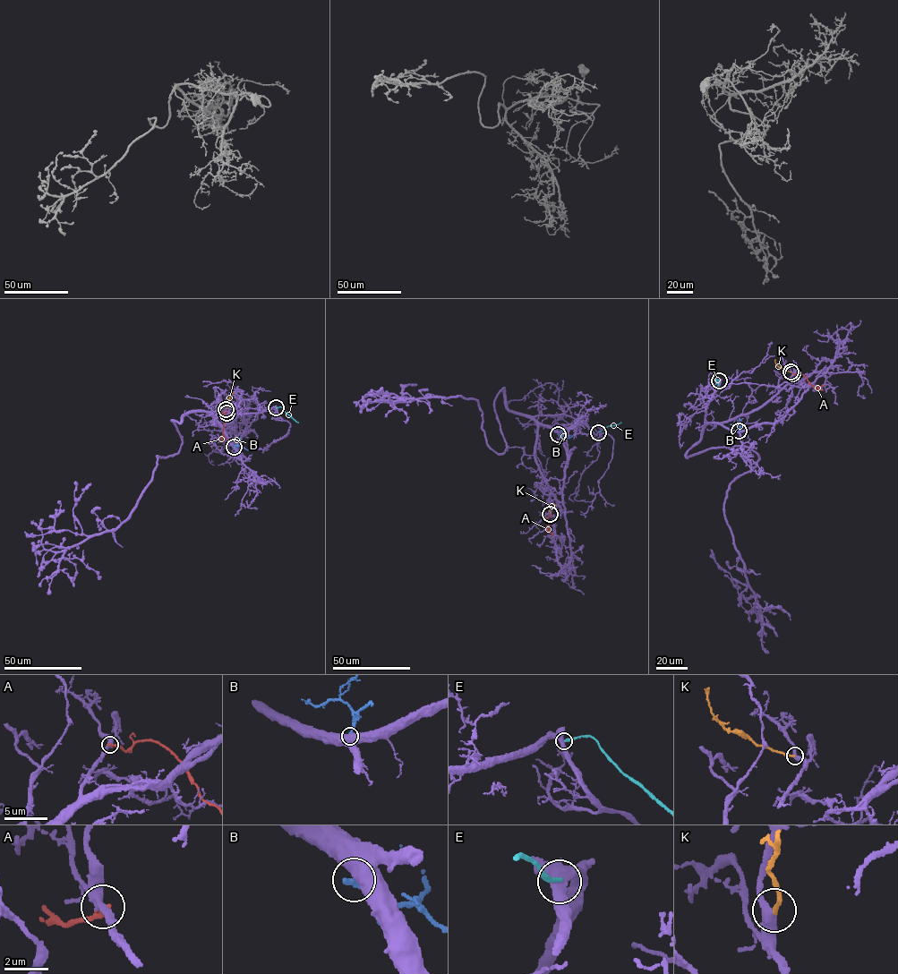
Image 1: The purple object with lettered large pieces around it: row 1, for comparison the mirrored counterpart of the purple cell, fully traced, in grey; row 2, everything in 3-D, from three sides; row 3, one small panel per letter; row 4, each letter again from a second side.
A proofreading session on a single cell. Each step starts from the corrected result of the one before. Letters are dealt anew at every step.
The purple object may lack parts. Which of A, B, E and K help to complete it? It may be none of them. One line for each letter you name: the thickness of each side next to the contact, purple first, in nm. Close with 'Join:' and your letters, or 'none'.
K: 400/180 nm
Join: K

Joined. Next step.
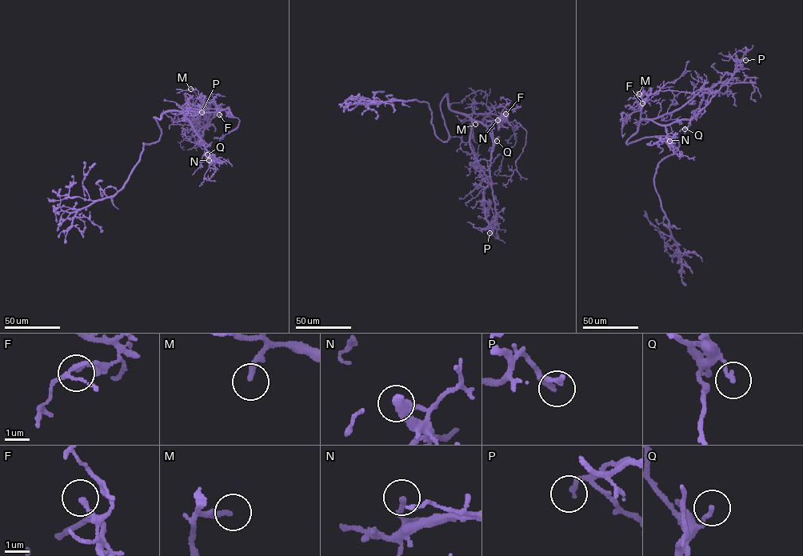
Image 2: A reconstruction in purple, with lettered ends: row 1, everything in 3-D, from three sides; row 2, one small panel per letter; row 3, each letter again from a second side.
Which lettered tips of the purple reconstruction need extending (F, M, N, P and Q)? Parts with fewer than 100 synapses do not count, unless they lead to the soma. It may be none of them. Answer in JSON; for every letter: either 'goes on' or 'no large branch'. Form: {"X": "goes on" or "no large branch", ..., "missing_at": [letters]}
{"F": "no large branch", "M": "goes on", "N": "no large branch", "P": "no large branch", "Q": "no large branch", "missing_at": ["M"]}

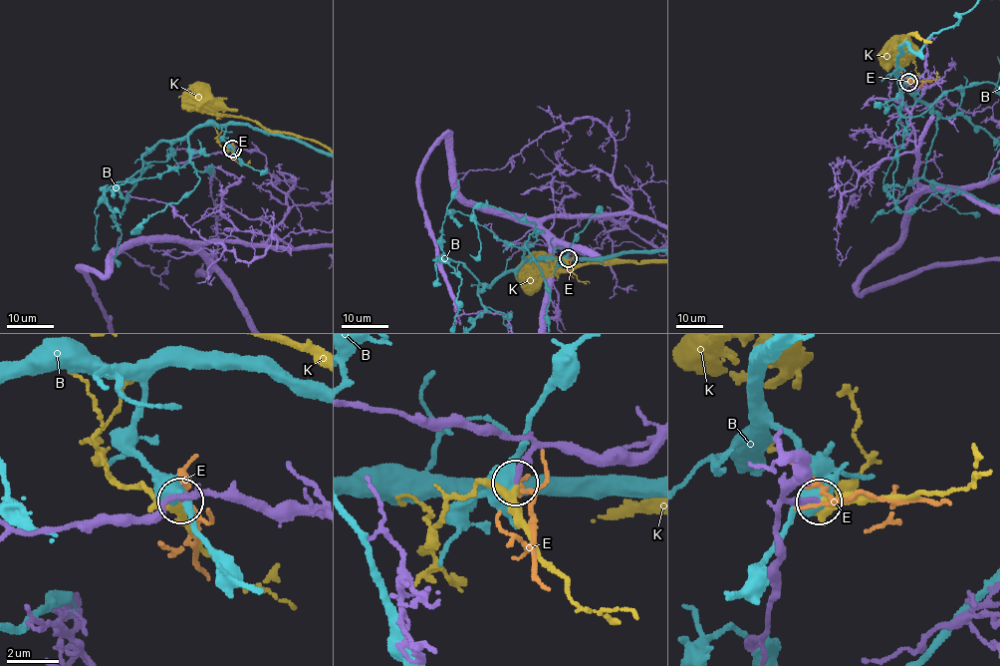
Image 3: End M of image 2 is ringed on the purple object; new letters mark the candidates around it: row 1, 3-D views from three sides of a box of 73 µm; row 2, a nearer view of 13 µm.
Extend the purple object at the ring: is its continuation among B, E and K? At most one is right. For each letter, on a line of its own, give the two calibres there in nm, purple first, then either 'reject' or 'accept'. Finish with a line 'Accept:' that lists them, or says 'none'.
B: 240 nm thick on the purple side, 480 nm on the other; reject
E: 200 nm thick on the purple side, 180 nm on the other; reject
K: 190 nm thick on the purple side, 240 nm on the other; accept
Accept: K

